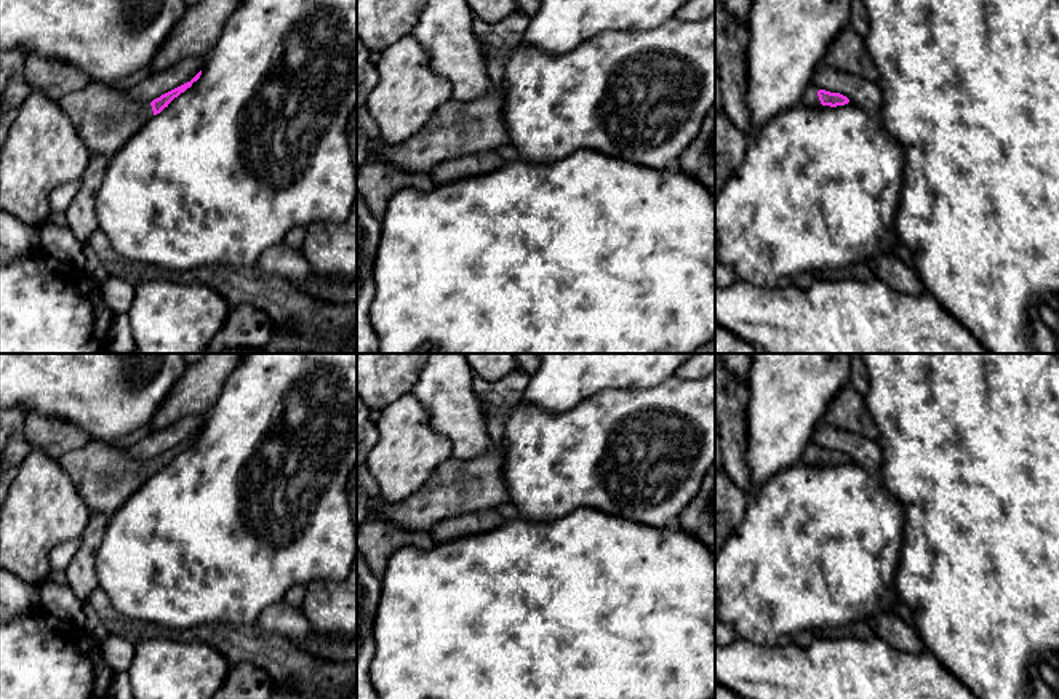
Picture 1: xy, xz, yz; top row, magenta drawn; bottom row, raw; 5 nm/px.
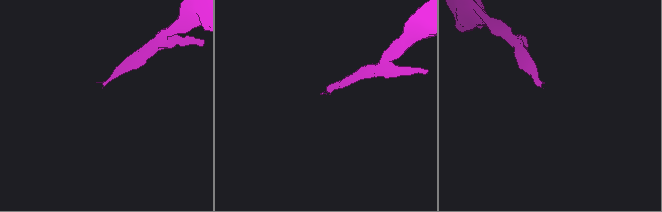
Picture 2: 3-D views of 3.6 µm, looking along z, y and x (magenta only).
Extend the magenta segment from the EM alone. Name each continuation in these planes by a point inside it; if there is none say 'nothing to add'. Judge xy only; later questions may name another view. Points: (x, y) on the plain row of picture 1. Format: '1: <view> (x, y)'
1: xy (106, 475)

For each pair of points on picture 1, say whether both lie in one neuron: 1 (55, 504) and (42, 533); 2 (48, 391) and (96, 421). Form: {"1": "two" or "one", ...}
{"1": "one", "2": "one"}

